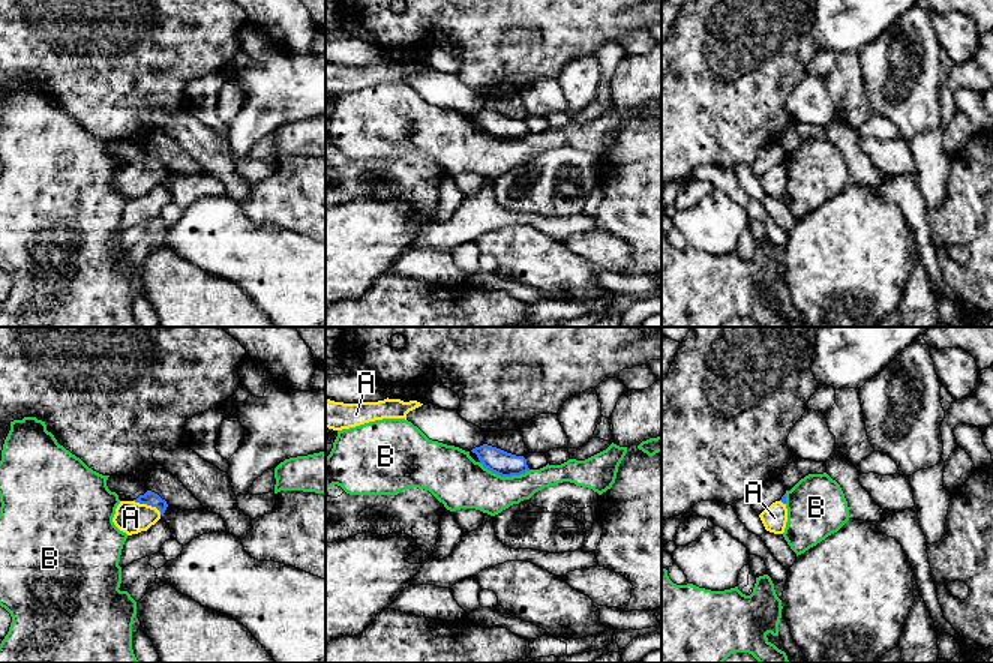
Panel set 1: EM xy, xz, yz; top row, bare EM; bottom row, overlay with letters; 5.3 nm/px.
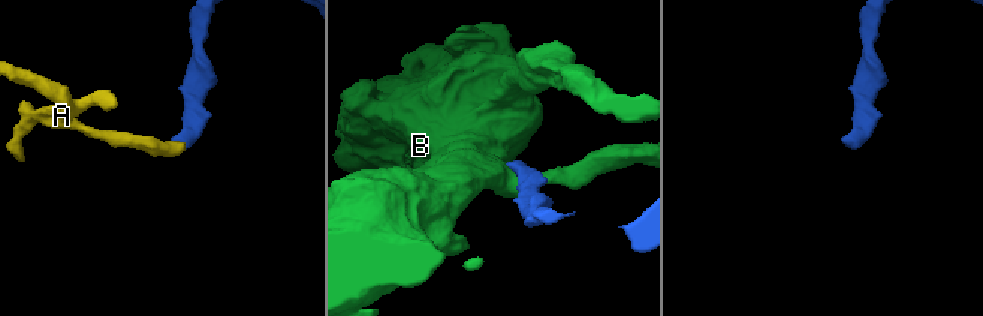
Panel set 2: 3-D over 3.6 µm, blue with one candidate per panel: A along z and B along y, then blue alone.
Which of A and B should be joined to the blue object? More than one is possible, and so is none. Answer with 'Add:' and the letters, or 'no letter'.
Add: A

